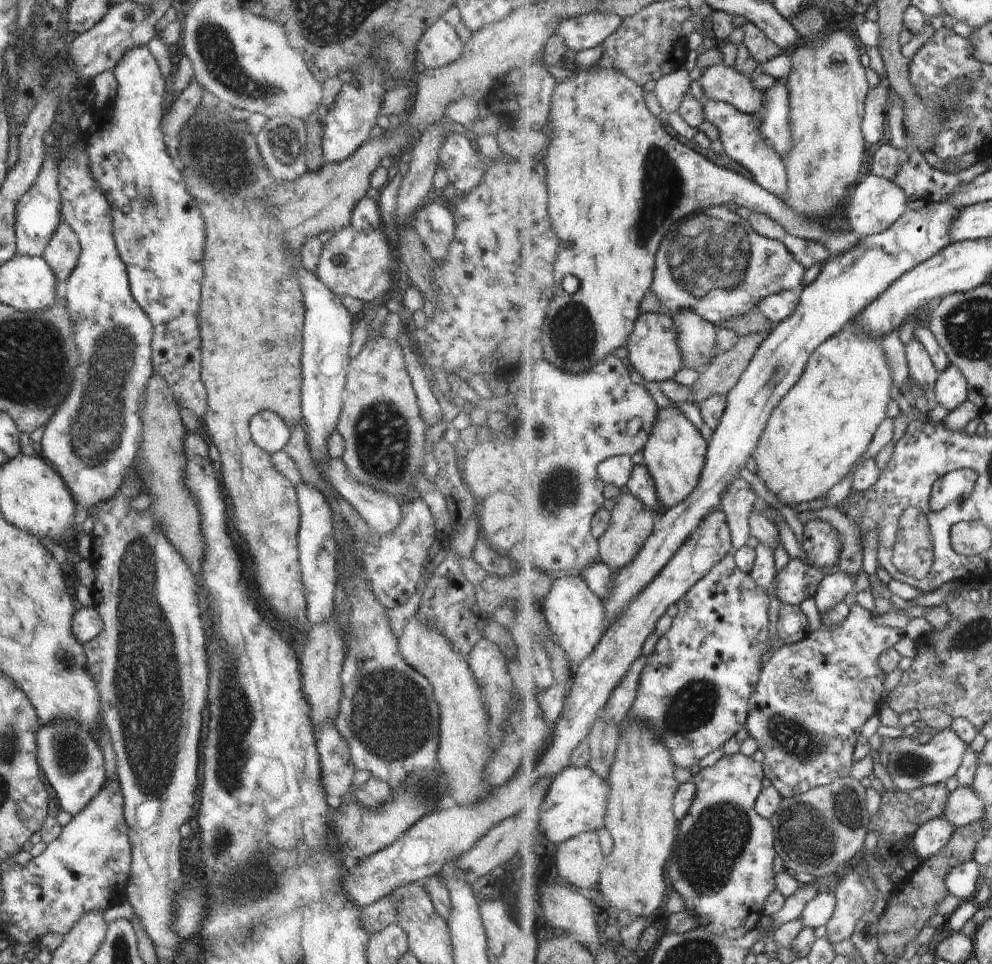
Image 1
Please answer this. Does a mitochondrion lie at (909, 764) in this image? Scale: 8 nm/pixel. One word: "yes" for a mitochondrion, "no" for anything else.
yes

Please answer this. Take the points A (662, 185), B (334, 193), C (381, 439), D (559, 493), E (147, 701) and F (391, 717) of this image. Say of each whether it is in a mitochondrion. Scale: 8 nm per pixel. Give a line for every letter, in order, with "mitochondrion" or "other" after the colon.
A: mitochondrion
B: other
C: mitochondrion
D: mitochondrion
E: mitochondrion
F: mitochondrion

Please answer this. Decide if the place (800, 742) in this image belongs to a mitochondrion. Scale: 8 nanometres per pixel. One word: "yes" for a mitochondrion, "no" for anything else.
yes

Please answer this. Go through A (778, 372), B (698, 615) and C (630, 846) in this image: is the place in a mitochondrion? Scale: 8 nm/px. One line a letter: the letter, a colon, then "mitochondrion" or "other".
A: mitochondrion
B: other
C: other

